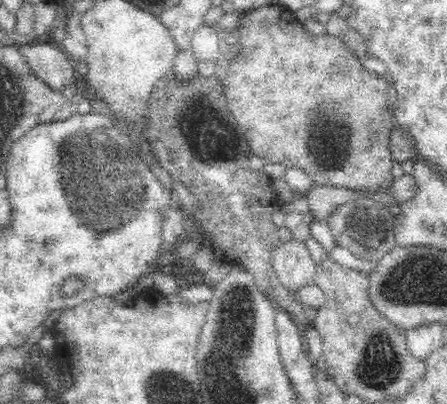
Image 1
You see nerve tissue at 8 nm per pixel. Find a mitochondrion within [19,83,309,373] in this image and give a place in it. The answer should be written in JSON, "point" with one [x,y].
{"point":[95,218]}

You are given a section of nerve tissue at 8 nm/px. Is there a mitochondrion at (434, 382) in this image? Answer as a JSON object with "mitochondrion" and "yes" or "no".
{"mitochondrion":"no"}

